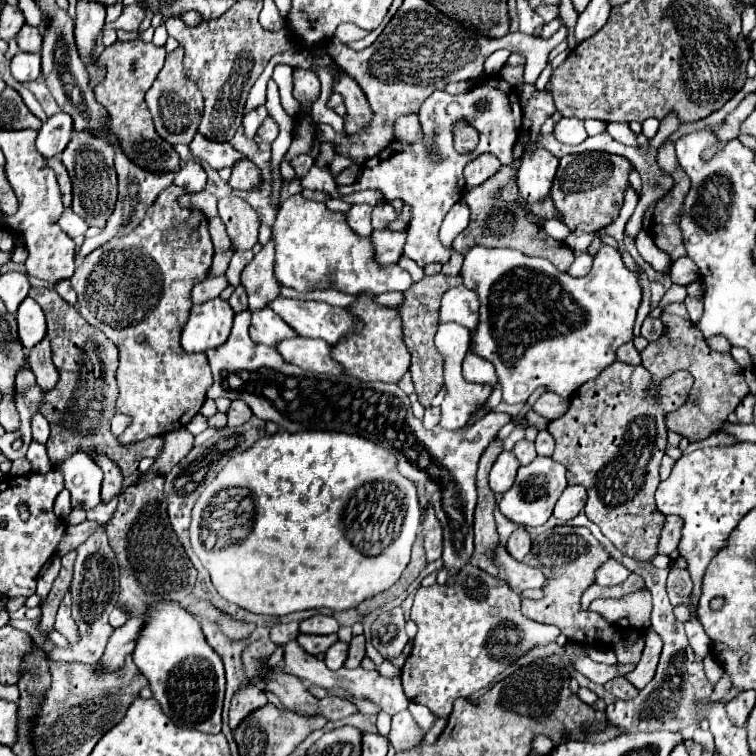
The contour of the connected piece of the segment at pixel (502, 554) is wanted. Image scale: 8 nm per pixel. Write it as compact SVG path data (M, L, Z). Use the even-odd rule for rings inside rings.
M496 544L496 550L494 550L494 560L500 568L500 578L516 592L522 592L526 588L542 588L546 584L546 578L540 570L524 564L524 562L518 562L514 560L506 546L504 544Z

